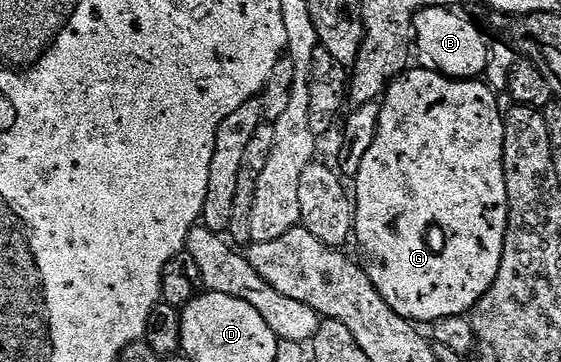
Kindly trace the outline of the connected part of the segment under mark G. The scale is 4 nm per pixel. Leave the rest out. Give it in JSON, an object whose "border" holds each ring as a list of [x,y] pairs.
{"border":[[[411,67],[400,73],[386,86],[378,102],[379,124],[376,127],[376,137],[369,149],[365,151],[364,158],[361,159],[359,174],[353,180],[355,211],[353,241],[359,244],[359,249],[363,252],[361,268],[367,273],[367,278],[371,280],[373,287],[379,289],[380,295],[387,299],[396,313],[404,315],[427,313],[428,322],[431,323],[443,317],[462,317],[474,309],[475,304],[482,299],[485,291],[489,291],[489,287],[497,279],[507,230],[507,188],[503,174],[503,119],[501,108],[499,109],[498,103],[495,102],[490,87],[482,85],[481,82],[482,80],[479,79],[443,77],[428,69]]]}

